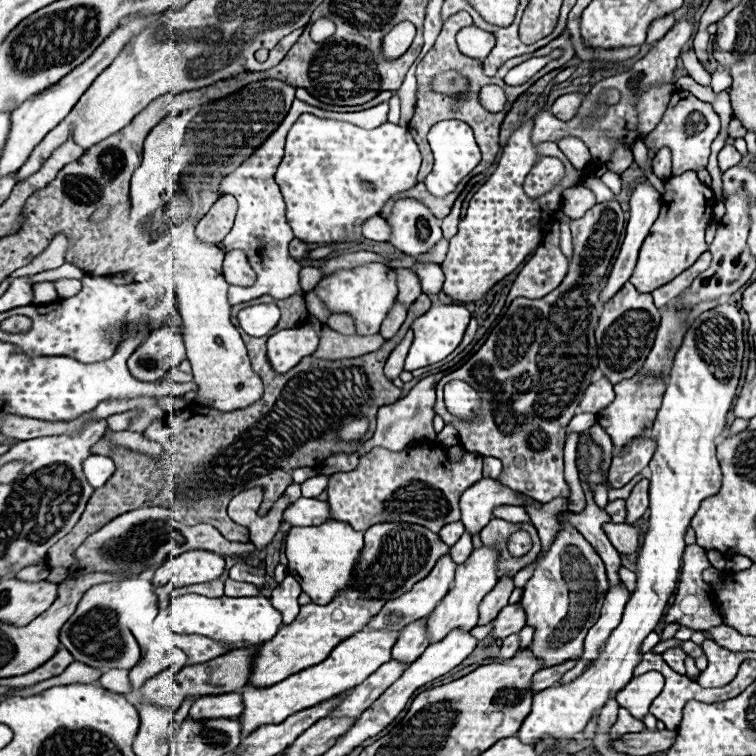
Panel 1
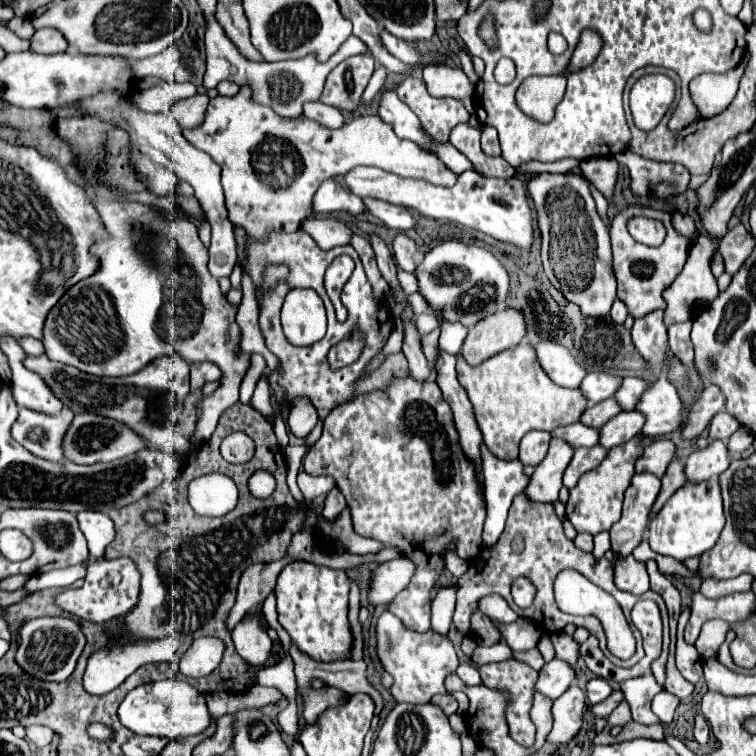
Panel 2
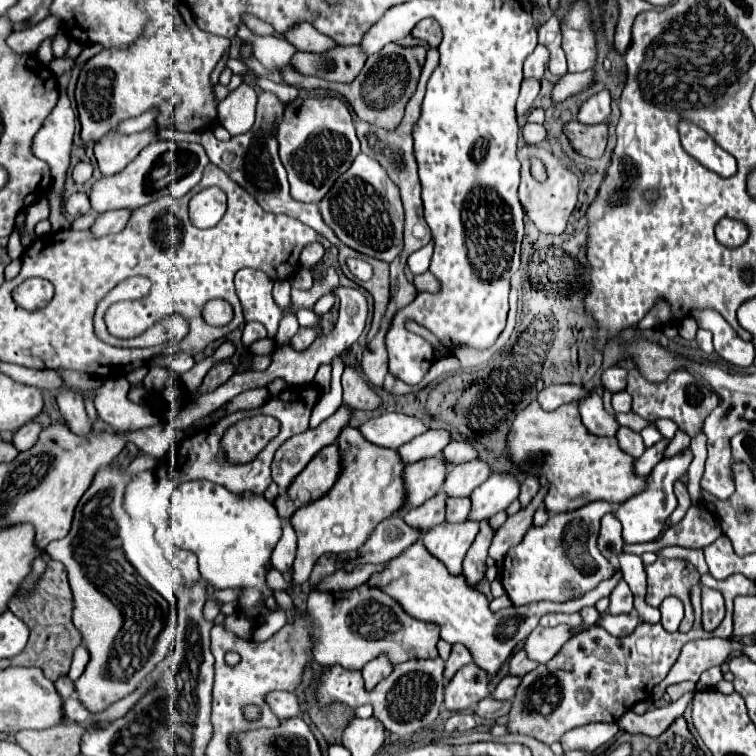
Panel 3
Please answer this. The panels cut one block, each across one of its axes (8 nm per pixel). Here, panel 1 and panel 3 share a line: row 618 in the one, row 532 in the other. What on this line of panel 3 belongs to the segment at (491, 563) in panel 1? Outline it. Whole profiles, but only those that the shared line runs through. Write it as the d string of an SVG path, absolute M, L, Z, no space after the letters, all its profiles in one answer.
M460 522L460 524L438 524L424 534L426 550L438 558L450 574L462 572L462 560L478 534L478 522Z

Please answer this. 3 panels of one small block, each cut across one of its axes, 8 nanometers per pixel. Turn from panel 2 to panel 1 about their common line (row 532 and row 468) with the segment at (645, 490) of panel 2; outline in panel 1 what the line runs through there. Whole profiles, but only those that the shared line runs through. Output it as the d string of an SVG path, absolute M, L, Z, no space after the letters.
M648 436L634 440L628 444L622 456L612 458L612 466L608 472L608 482L612 488L620 488L628 484L636 474L640 474L648 462L652 460L652 454L656 452L656 442Z

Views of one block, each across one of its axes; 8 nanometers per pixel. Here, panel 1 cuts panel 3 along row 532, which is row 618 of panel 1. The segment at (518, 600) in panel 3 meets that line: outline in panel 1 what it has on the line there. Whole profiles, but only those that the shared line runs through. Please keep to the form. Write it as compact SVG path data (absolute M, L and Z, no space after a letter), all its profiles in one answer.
M560 522L560 530L552 546L536 562L532 578L524 586L520 600L526 612L526 624L534 626L530 650L542 660L544 668L556 666L568 658L574 660L582 652L582 642L592 624L600 618L600 608L608 592L604 564L592 544L570 524Z

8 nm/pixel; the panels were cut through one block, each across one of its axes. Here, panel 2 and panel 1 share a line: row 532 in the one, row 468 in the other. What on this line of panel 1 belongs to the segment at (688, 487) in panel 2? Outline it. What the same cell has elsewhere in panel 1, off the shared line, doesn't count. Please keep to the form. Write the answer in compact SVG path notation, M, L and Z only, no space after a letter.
M718 304L716 308L702 312L686 332L674 358L662 408L650 432L656 442L656 452L650 460L650 524L638 556L636 592L626 604L622 622L610 634L592 666L570 684L552 686L534 694L530 716L524 718L518 730L518 738L524 740L524 744L538 744L544 734L552 734L558 740L576 736L584 730L592 712L600 710L604 702L632 678L632 670L642 656L640 644L662 620L668 596L676 588L686 548L686 528L690 526L696 508L700 508L700 502L720 490L722 472L716 460L716 438L724 430L726 414L738 388L742 354L742 316L736 306Z

